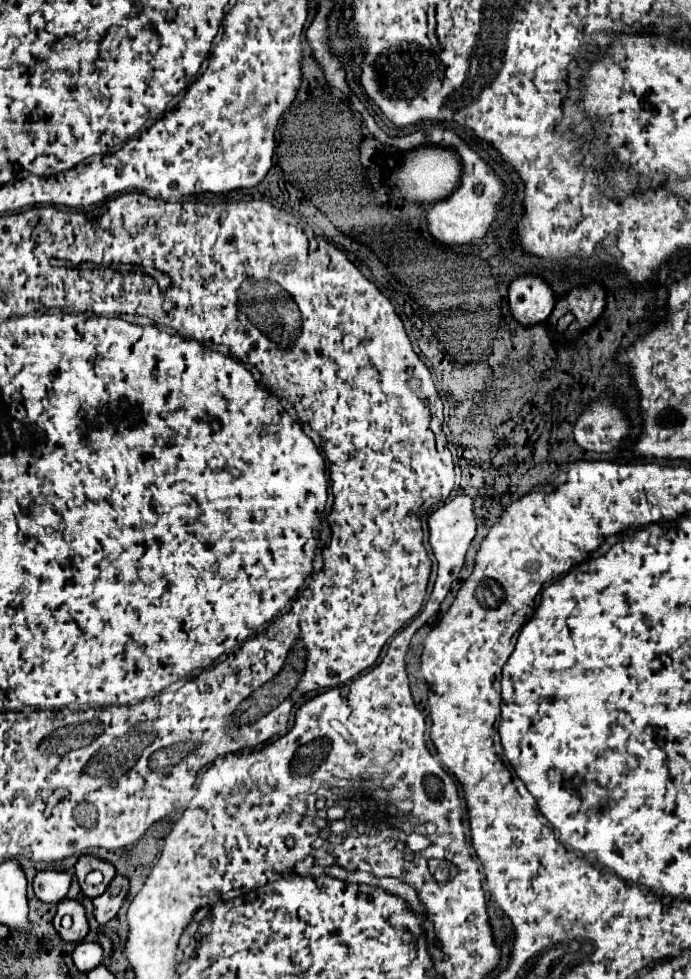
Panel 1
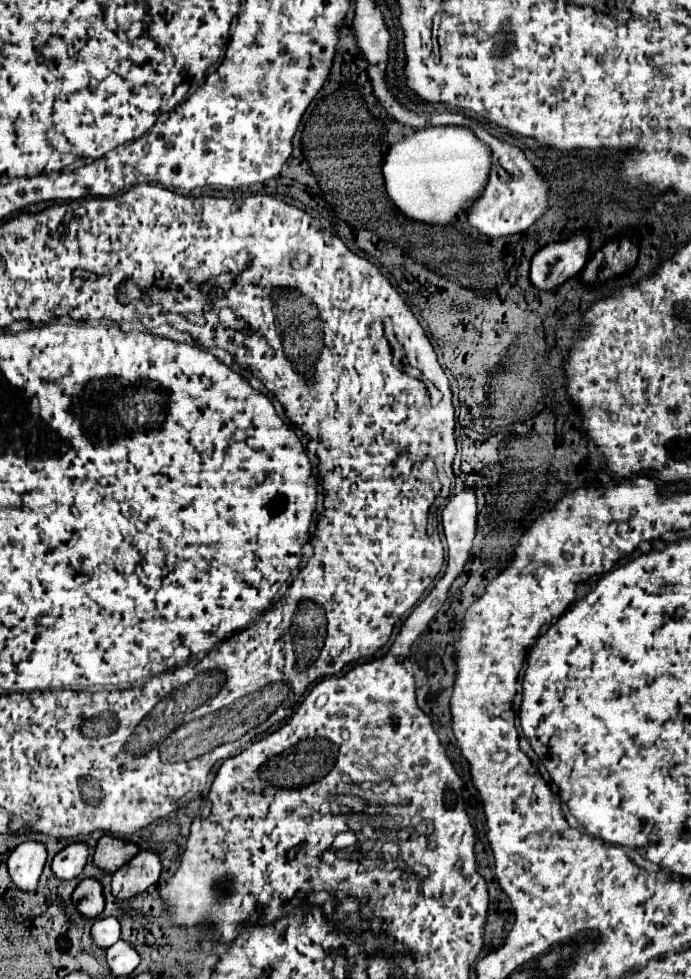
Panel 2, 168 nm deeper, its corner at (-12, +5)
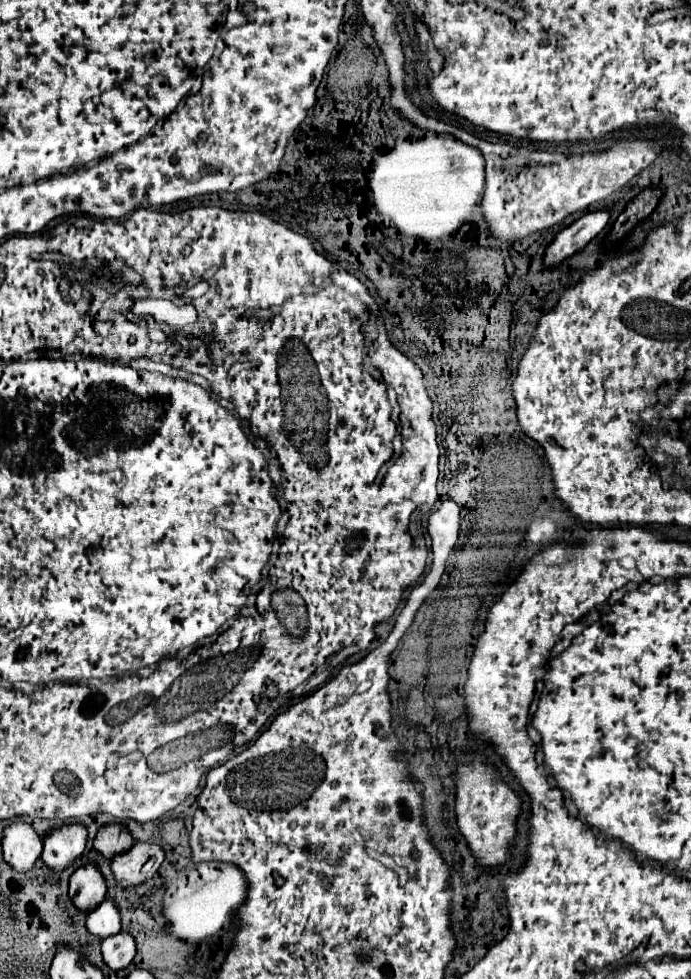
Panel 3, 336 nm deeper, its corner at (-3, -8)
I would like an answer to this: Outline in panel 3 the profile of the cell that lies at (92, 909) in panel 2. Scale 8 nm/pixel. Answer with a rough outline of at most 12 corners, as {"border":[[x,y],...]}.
{"border":[[88,863],[70,877],[70,897],[82,911],[106,897],[106,879]]}

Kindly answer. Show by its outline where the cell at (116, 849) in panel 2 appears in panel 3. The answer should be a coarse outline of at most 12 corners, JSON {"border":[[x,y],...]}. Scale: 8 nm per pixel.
{"border":[[104,825],[94,839],[108,859],[134,845],[120,825]]}

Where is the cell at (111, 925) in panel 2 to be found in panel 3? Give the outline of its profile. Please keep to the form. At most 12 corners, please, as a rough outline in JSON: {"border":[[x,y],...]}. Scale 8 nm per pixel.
{"border":[[106,897],[88,913],[88,931],[100,939],[122,929],[116,901]]}

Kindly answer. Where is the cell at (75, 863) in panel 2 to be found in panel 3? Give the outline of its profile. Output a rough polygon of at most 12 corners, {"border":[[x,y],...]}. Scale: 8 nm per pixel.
{"border":[[84,825],[44,835],[42,861],[62,871],[86,847]]}

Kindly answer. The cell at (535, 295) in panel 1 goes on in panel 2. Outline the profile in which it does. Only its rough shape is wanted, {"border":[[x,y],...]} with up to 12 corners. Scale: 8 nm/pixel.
{"border":[[589,232],[541,248],[529,280],[553,292],[587,264]]}

